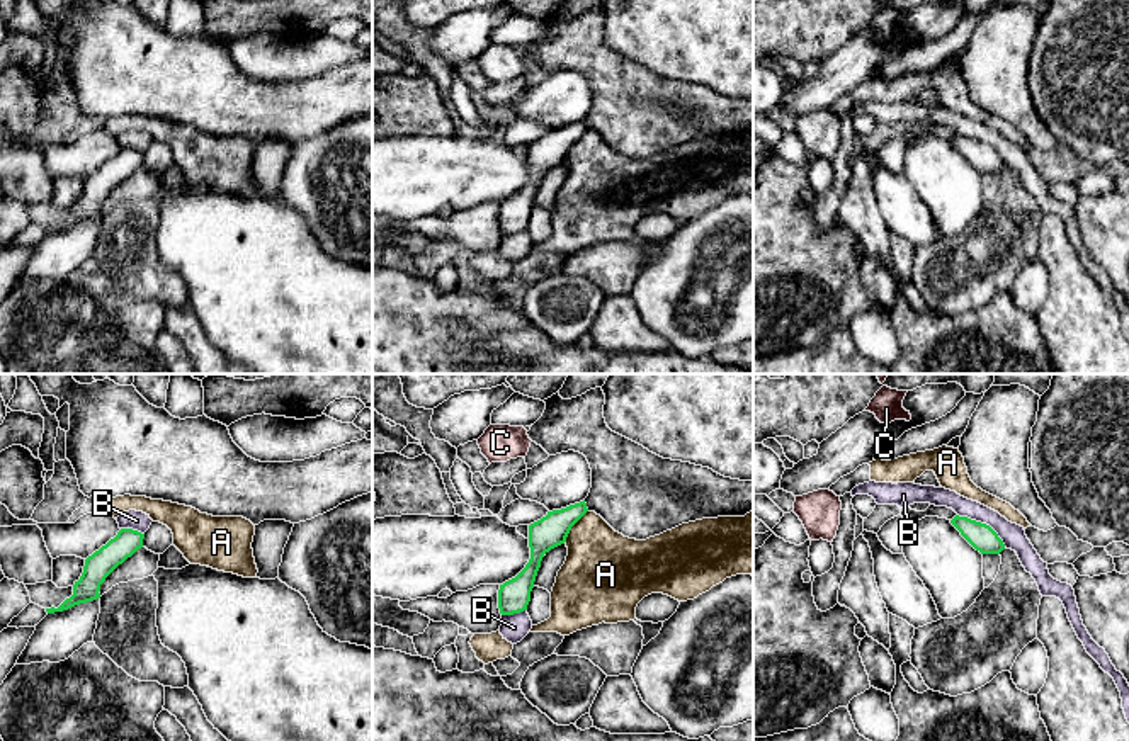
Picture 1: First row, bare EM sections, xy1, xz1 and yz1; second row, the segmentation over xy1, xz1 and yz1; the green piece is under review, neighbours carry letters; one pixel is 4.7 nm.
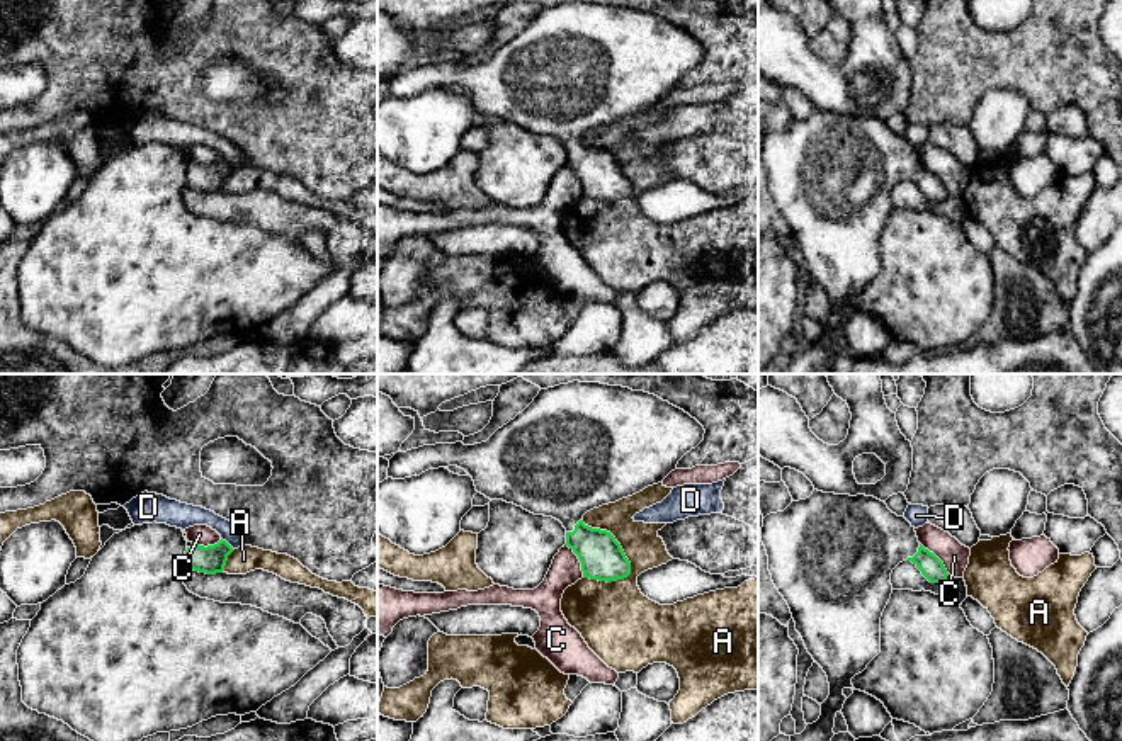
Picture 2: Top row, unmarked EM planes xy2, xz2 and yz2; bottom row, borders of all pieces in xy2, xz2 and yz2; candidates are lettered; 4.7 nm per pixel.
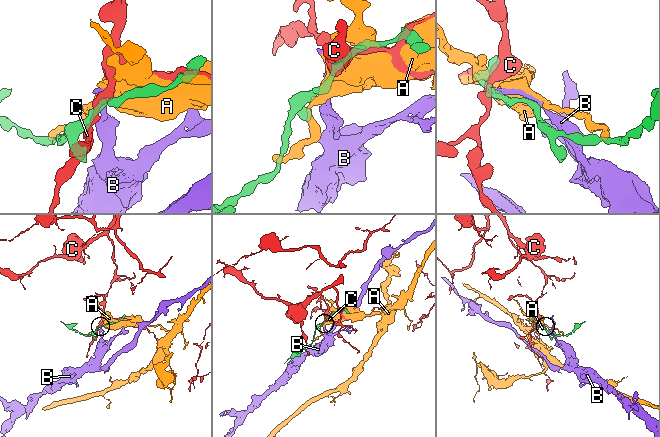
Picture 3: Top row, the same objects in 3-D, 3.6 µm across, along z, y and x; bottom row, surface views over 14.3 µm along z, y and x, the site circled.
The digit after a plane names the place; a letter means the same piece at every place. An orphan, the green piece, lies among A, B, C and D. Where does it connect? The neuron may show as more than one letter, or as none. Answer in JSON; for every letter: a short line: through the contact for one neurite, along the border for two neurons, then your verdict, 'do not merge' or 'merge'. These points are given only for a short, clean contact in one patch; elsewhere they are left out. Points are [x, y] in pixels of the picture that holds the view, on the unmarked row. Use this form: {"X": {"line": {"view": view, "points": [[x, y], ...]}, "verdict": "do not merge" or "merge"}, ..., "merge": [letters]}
{"A": {"verdict": "do not merge"}, "B": {"line": {"view": "yz1", "points": [[958, 133], [985, 141], [1005, 165]]}, "verdict": "do not merge"}, "C": {"line": {"view": "xz2", "points": [[565, 164], [577, 175], [583, 196]]}, "verdict": "do not merge"}, "D": {"line": {"view": "xy2", "points": [[221, 157], [233, 169]]}, "verdict": "do not merge"}, "merge": []}

